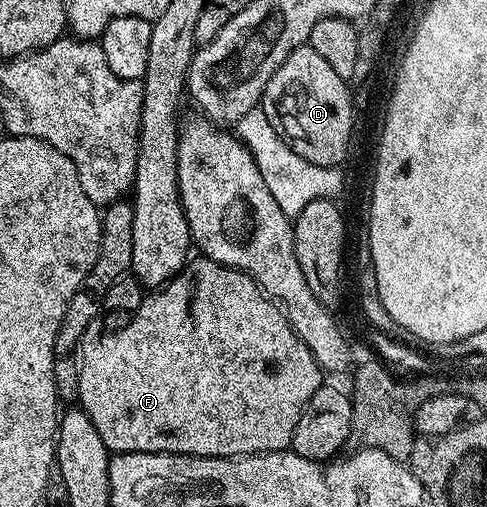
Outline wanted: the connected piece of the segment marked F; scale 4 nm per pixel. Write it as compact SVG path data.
M198 255L187 260L186 264L178 274L173 277L171 281L166 282L165 285L155 288L153 291L147 292L142 298L140 307L135 309L133 313L129 314L126 326L123 327L119 333L105 333L101 329L101 324L92 323L82 332L82 340L80 342L80 352L77 354L76 360L78 362L78 396L76 398L77 404L85 411L92 419L92 423L96 427L96 431L100 431L100 439L104 439L106 448L110 450L111 454L116 453L183 453L184 455L192 455L193 457L236 457L245 455L247 453L271 453L277 449L284 449L289 446L292 435L296 431L296 423L300 419L300 415L304 411L304 407L308 403L308 399L312 399L312 395L324 383L323 370L319 369L316 359L308 351L308 347L301 341L301 339L294 334L294 329L286 321L286 314L282 312L281 308L275 302L269 300L265 293L255 285L247 273L241 273L238 269L232 267L224 267L220 263L216 263L212 259Z

